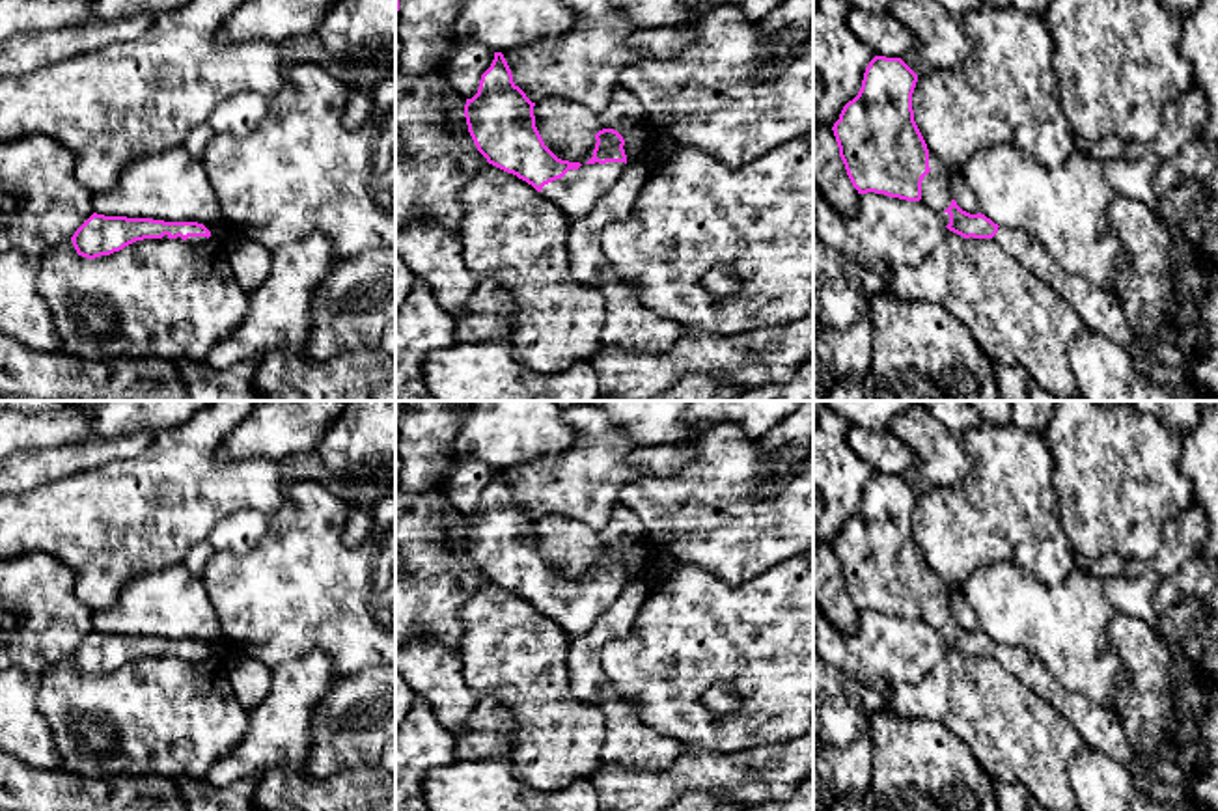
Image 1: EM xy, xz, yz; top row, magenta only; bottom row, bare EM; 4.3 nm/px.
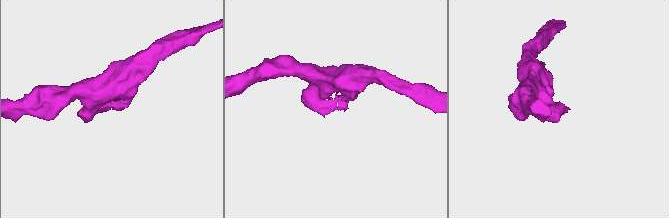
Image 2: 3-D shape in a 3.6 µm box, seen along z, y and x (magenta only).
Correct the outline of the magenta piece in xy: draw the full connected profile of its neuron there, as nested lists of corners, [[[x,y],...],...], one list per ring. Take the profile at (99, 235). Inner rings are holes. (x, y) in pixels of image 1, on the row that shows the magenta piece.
[[[93,213],[71,237],[78,255],[95,259],[144,239],[175,239],[200,246],[211,231],[198,222],[164,222],[153,218],[104,216]]]

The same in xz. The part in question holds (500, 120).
[[[494,52],[478,93],[464,104],[468,132],[489,164],[526,181],[569,218],[578,218],[627,166],[625,140],[617,131],[602,129],[588,162],[561,160],[545,145],[533,106],[513,82],[504,54]]]

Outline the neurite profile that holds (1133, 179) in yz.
[[[1149,153],[1138,162],[1117,158],[1102,162],[1102,166],[1106,168],[1106,181],[1115,194],[1143,201],[1175,226],[1190,220],[1196,205],[1214,196],[1214,192],[1199,179],[1186,179],[1173,186],[1166,196],[1156,196],[1151,186],[1155,162],[1156,158]]]

